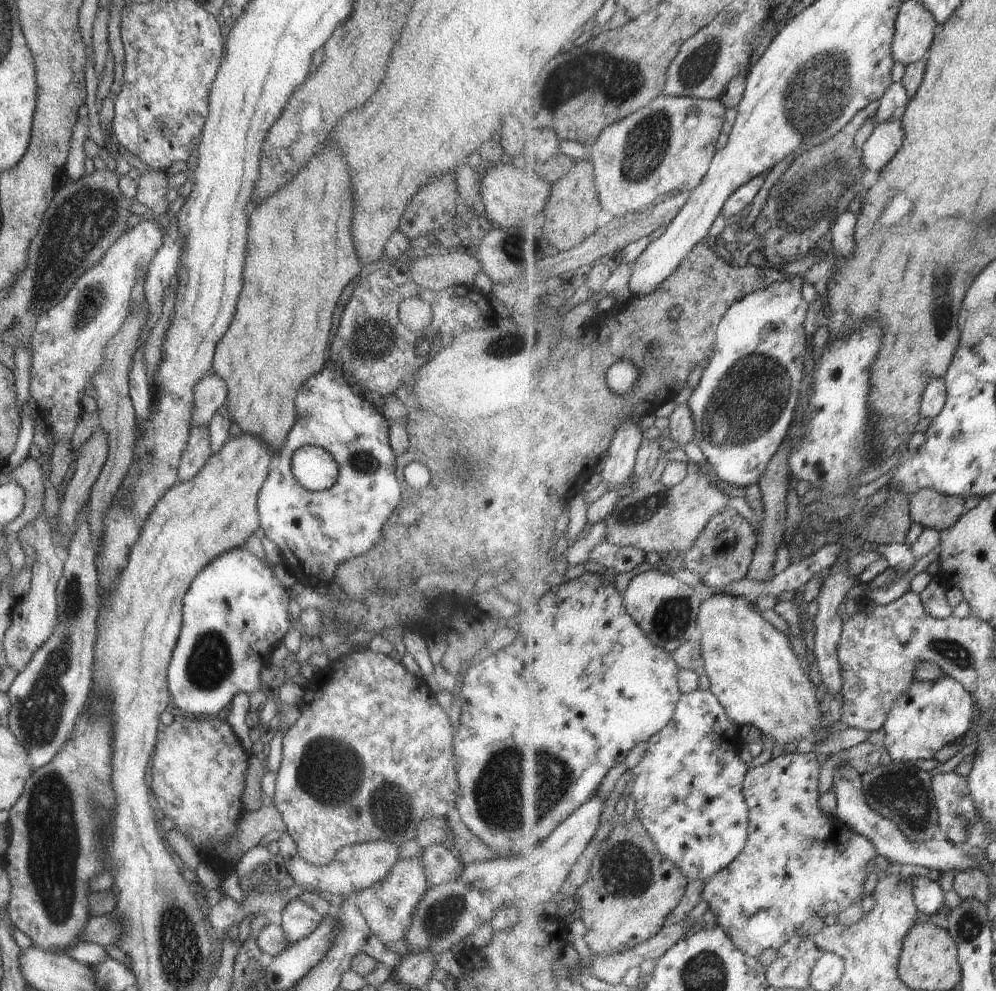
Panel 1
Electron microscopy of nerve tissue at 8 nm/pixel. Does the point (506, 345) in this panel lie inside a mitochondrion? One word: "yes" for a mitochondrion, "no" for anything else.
yes

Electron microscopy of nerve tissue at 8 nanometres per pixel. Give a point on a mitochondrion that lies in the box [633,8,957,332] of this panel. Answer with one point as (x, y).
(813, 193)

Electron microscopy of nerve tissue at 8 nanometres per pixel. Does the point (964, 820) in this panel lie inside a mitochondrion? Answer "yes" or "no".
yes

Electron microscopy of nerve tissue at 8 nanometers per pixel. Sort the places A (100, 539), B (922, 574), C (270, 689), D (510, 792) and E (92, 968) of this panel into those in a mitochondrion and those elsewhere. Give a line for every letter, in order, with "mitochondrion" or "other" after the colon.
A: other
B: other
C: other
D: mitochondrion
E: other

